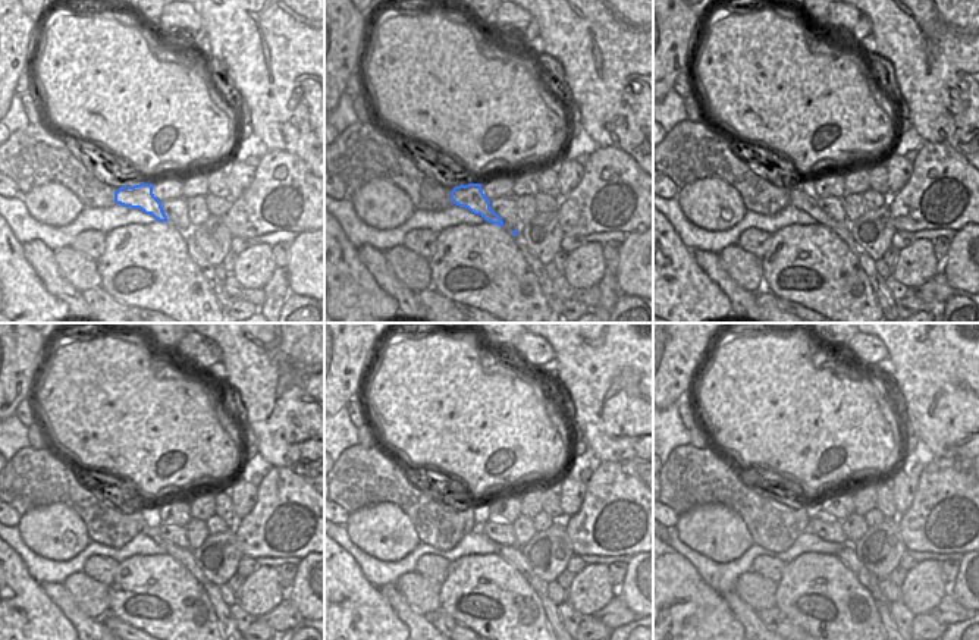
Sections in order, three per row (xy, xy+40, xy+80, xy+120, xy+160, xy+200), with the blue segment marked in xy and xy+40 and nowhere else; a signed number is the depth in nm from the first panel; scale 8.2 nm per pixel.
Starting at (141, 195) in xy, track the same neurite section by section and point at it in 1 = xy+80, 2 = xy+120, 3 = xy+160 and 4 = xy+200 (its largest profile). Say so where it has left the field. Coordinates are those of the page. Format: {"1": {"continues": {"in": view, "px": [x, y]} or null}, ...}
{"1": {"continues": {"in": "xy+80", "px": [803, 197]}}, "2": {"continues": {"in": "xy+120", "px": [185, 557]}}, "3": {"continues": {"in": "xy+160", "px": [514, 555]}}, "4": {"continues": {"in": "xy+200", "px": [849, 558]}}}

